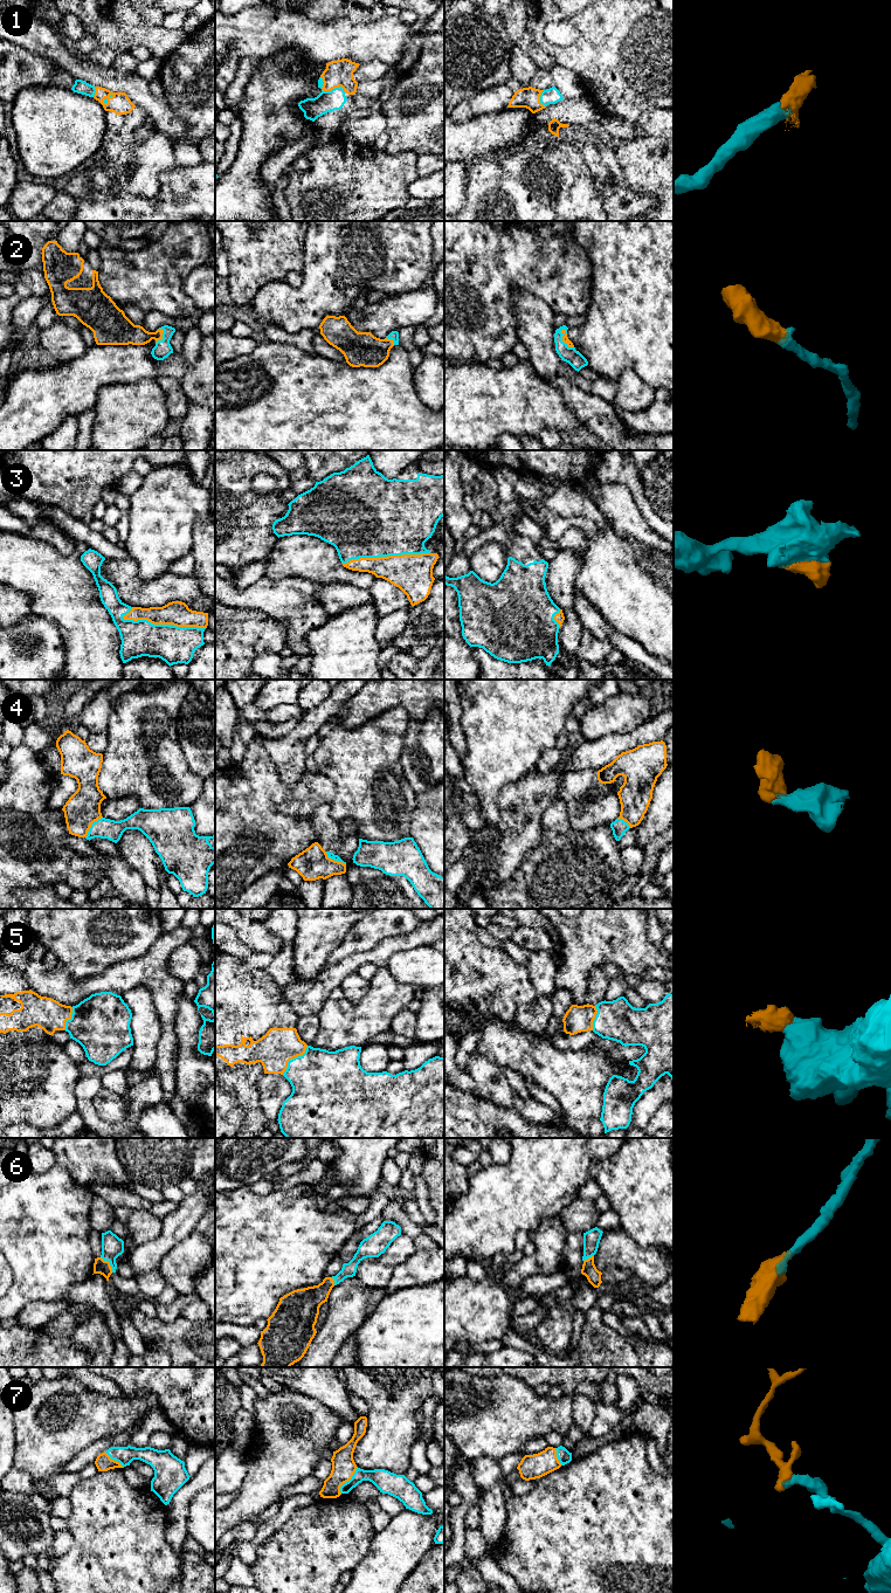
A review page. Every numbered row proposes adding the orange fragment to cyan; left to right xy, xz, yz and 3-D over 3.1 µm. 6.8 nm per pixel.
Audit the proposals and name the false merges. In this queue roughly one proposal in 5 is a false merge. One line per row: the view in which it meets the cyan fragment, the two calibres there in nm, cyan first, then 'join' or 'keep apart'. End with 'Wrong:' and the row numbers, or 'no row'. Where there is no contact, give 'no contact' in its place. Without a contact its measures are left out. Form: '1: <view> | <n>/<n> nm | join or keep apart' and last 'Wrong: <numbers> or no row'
1: xz | 150/180 nm | join
2: yz | 110/50 nm | join
3: xy | 260/170 nm | join
4: xy | 140/240 nm | join
5: xz | 420/240 nm | join
6: xy | 150/100 nm | join
7: xz | 150/160 nm | join
Wrong: no row

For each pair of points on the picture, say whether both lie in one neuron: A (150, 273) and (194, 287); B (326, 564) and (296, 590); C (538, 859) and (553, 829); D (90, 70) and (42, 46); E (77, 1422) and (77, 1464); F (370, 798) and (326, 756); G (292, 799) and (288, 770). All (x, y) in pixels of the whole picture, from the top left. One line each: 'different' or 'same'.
A: different
B: different
C: same
D: same
E: different
F: same
G: different

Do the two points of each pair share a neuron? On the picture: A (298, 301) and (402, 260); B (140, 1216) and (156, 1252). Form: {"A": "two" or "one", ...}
{"A": "one", "B": "two"}

